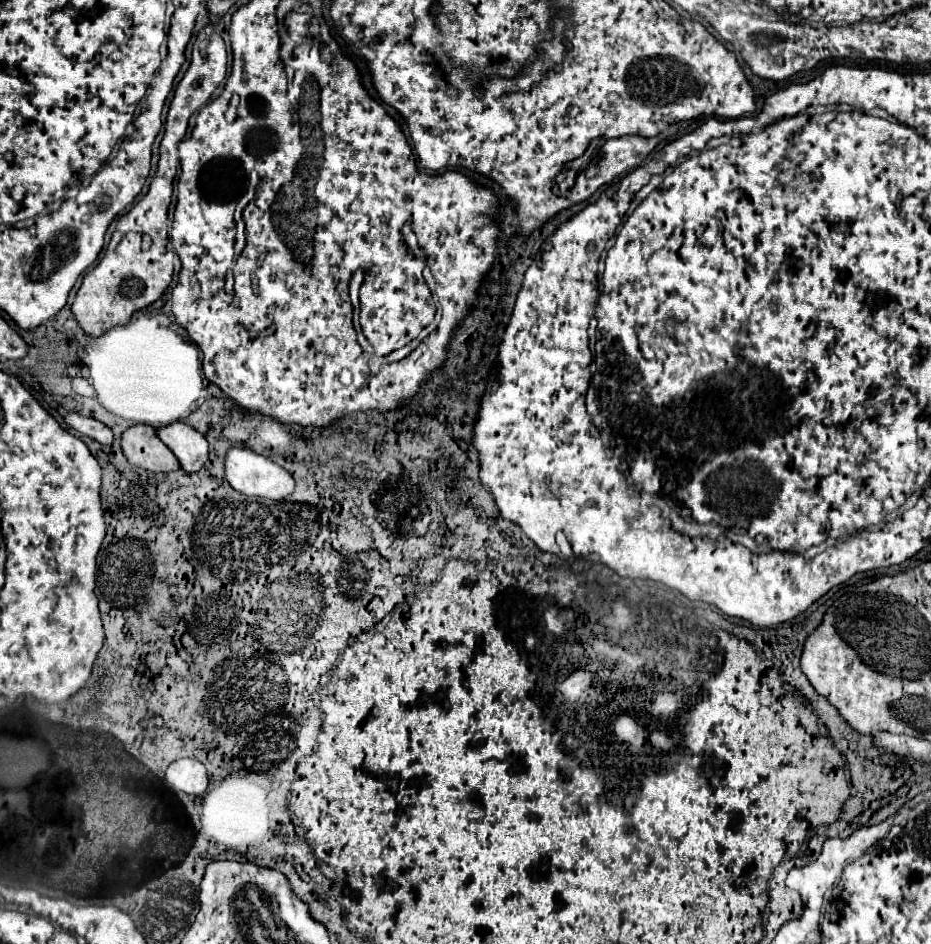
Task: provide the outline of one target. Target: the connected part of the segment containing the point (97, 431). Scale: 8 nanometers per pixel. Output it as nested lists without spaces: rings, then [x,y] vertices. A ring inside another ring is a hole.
[[[73,413],[63,415],[63,419],[65,419],[65,423],[71,429],[79,431],[81,435],[87,435],[87,437],[103,443],[103,445],[111,445],[113,443],[113,431],[107,425],[103,425],[101,421],[97,421],[97,419],[81,417],[81,415],[73,415]]]

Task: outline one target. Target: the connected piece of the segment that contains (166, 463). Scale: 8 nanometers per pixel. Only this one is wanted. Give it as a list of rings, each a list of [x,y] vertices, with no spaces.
[[[133,425],[121,435],[121,451],[125,459],[141,469],[167,473],[179,469],[179,463],[159,439],[155,439],[155,429],[149,425]]]

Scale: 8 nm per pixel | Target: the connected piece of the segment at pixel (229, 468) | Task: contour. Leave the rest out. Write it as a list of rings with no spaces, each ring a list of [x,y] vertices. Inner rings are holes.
[[[235,447],[229,449],[225,455],[225,479],[229,481],[229,485],[247,495],[247,497],[255,497],[261,501],[281,501],[283,497],[291,495],[291,489],[295,489],[295,479],[291,477],[289,471],[285,471],[281,465],[273,463],[267,457],[261,457],[257,453],[253,453],[251,449],[243,449],[243,447]]]

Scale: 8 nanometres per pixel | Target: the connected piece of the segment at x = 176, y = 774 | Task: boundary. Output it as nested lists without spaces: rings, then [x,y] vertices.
[[[177,759],[167,769],[167,785],[181,789],[189,795],[203,795],[207,789],[205,765],[197,759]]]

